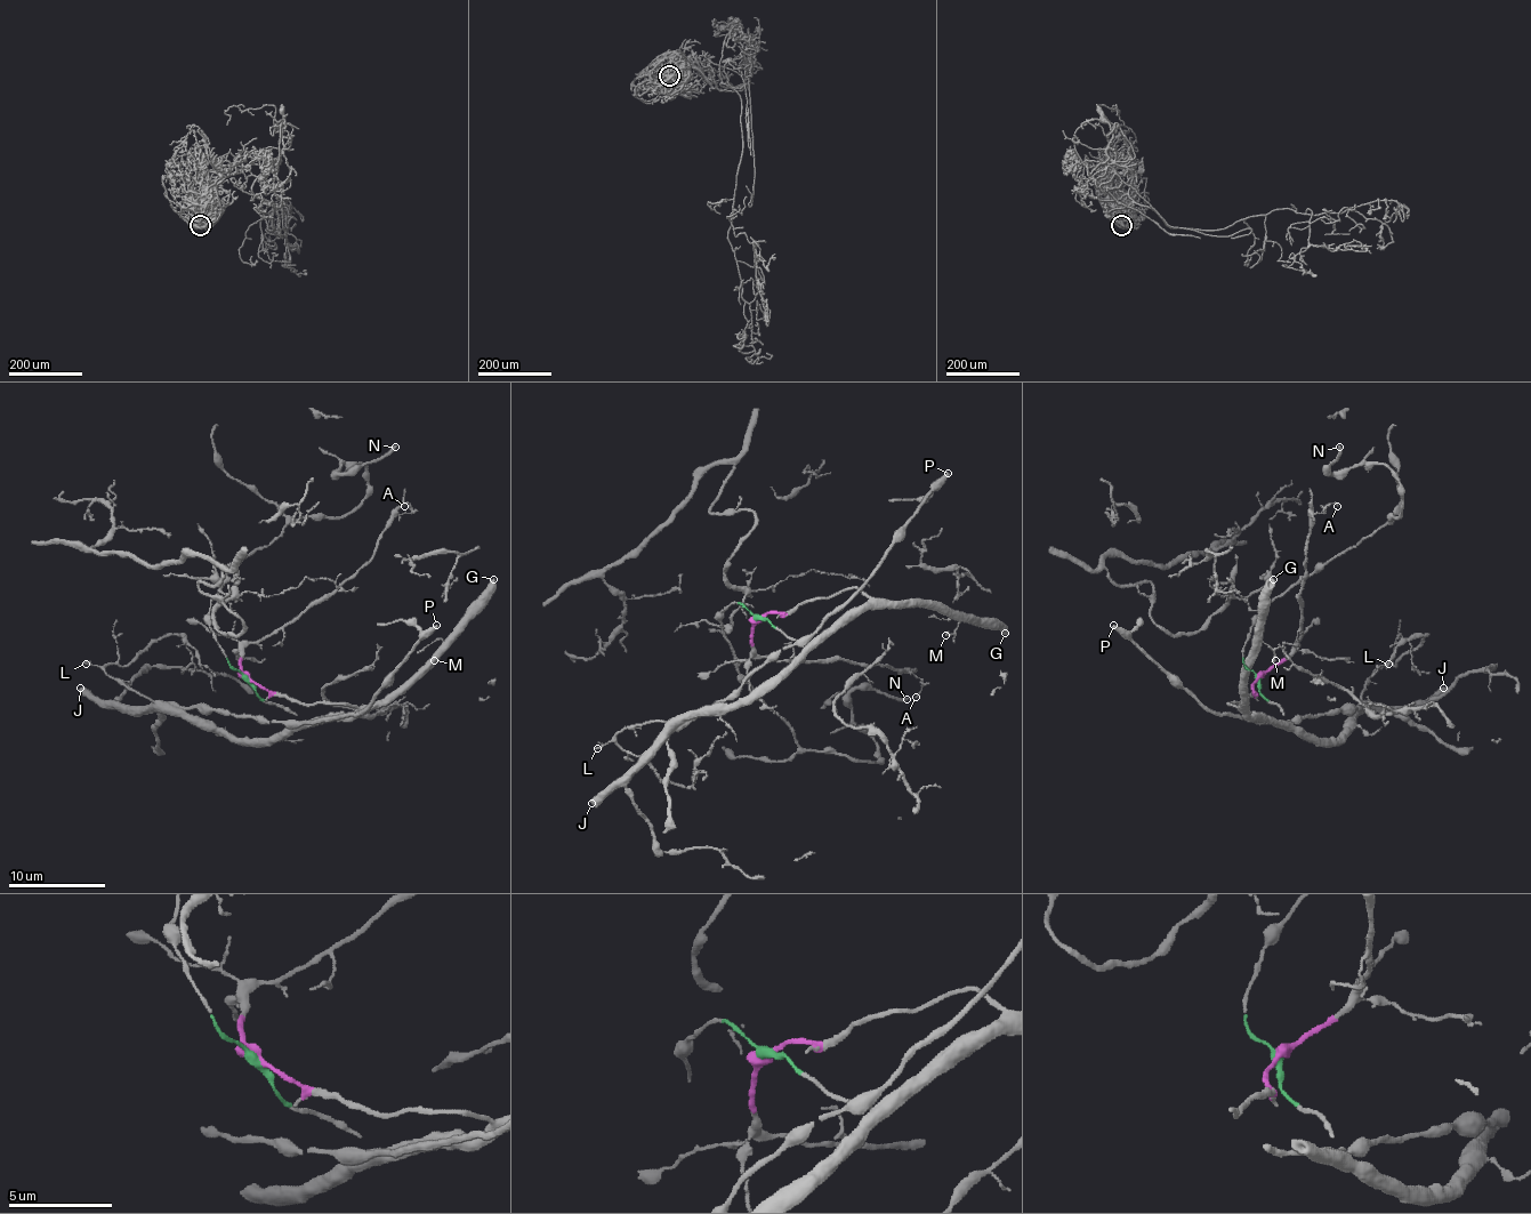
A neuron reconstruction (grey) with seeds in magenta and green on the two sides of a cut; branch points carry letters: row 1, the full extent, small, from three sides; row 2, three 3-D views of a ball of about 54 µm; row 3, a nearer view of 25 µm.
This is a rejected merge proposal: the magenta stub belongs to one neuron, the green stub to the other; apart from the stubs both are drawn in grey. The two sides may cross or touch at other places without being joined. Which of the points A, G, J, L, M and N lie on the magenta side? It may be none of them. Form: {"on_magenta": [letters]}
{"on_magenta": ["A", "G", "J", "L", "M"]}

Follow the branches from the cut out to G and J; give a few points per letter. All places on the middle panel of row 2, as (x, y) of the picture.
G: (759, 619), (859, 587), (871, 596), (929, 602), (953, 616), (985, 619), (1005, 633)
J: (759, 619), (854, 587), (869, 600), (849, 609), (751, 694), (682, 718), (591, 803)

